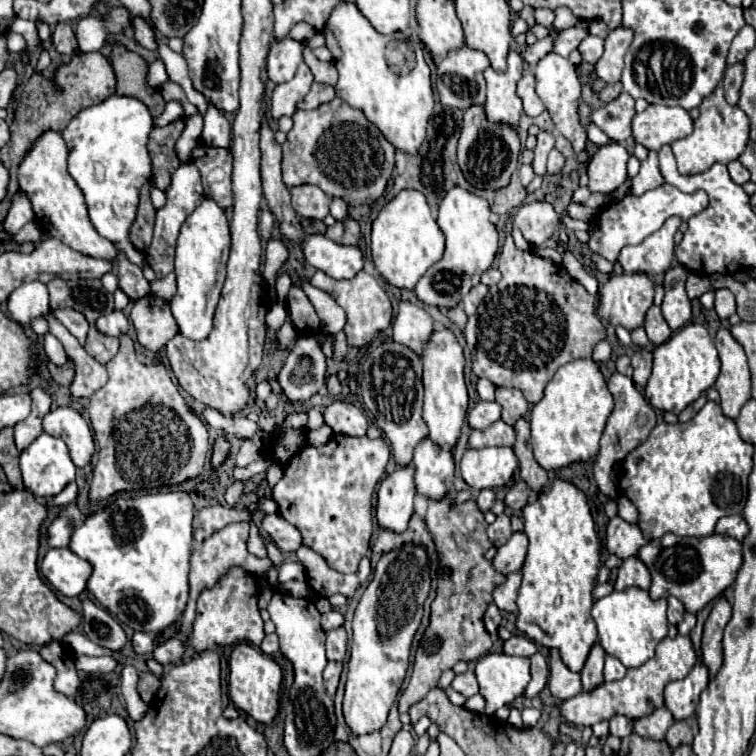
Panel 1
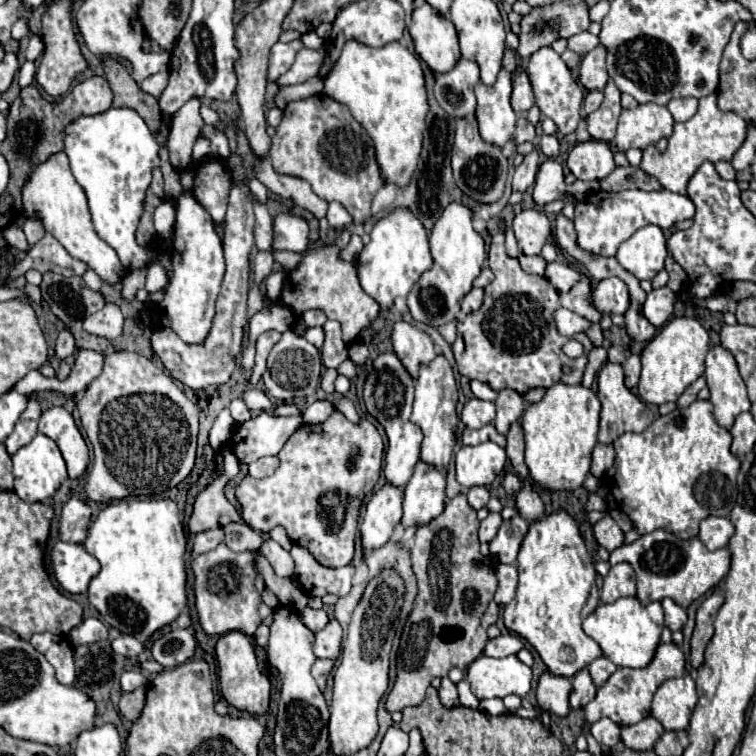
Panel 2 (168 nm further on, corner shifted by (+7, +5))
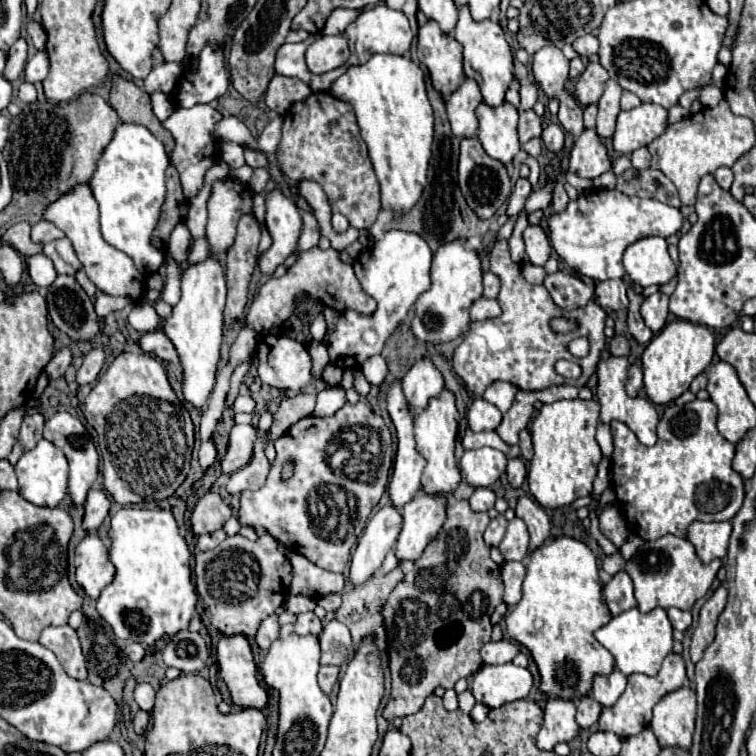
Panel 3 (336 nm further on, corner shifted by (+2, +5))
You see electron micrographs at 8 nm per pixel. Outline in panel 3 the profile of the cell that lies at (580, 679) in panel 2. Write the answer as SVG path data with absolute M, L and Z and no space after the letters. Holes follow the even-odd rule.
M585 696L585 698L579 700L579 706L577 706L577 724L581 728L591 728L599 720L599 714L601 714L601 706L593 698Z

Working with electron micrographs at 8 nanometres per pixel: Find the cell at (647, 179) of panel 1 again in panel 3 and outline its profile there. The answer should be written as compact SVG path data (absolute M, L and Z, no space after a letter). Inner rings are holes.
M725 100L715 108L703 108L697 114L691 114L675 124L669 124L667 130L655 138L647 148L653 156L651 168L661 170L679 190L683 204L693 204L699 180L705 174L713 174L721 166L733 166L743 154L755 146L755 128L749 118L731 114Z

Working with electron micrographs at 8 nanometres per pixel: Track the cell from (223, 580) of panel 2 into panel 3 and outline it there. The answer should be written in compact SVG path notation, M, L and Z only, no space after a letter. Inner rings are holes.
M235 534L225 538L215 550L195 556L197 592L211 612L211 624L227 636L243 634L253 638L259 624L271 616L287 598L291 584L291 562L279 552L279 542L271 534L259 534L257 540Z

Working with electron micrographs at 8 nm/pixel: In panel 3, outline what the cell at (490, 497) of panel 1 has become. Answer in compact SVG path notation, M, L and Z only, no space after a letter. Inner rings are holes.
M475 488L475 492L469 498L469 504L475 512L487 512L495 504L495 492L491 488Z

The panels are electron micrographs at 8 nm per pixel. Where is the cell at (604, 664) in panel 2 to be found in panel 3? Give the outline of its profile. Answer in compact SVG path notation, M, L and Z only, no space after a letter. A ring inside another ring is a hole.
M615 668L609 676L597 676L595 684L593 684L593 698L603 706L603 708L611 708L619 696L623 694L627 686L627 678Z

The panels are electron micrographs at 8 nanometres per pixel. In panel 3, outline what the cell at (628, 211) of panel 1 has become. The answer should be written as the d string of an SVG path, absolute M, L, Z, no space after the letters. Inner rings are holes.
M591 190L571 200L563 212L547 216L549 242L559 258L575 272L601 282L609 278L623 278L625 268L621 256L625 248L647 236L669 238L681 230L683 214L679 208L661 204L659 200L627 196L619 190Z

